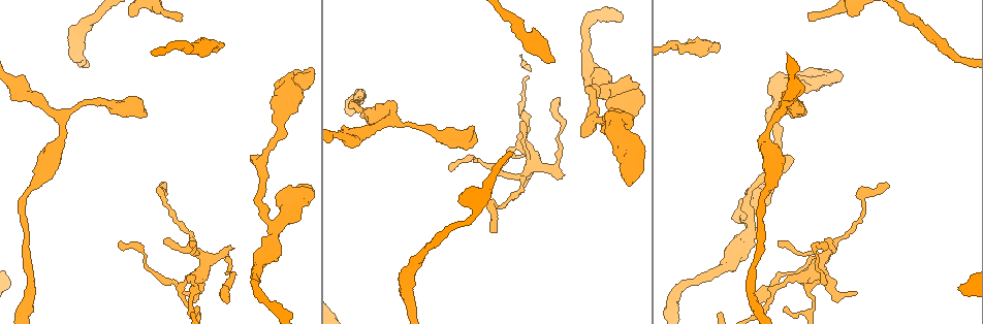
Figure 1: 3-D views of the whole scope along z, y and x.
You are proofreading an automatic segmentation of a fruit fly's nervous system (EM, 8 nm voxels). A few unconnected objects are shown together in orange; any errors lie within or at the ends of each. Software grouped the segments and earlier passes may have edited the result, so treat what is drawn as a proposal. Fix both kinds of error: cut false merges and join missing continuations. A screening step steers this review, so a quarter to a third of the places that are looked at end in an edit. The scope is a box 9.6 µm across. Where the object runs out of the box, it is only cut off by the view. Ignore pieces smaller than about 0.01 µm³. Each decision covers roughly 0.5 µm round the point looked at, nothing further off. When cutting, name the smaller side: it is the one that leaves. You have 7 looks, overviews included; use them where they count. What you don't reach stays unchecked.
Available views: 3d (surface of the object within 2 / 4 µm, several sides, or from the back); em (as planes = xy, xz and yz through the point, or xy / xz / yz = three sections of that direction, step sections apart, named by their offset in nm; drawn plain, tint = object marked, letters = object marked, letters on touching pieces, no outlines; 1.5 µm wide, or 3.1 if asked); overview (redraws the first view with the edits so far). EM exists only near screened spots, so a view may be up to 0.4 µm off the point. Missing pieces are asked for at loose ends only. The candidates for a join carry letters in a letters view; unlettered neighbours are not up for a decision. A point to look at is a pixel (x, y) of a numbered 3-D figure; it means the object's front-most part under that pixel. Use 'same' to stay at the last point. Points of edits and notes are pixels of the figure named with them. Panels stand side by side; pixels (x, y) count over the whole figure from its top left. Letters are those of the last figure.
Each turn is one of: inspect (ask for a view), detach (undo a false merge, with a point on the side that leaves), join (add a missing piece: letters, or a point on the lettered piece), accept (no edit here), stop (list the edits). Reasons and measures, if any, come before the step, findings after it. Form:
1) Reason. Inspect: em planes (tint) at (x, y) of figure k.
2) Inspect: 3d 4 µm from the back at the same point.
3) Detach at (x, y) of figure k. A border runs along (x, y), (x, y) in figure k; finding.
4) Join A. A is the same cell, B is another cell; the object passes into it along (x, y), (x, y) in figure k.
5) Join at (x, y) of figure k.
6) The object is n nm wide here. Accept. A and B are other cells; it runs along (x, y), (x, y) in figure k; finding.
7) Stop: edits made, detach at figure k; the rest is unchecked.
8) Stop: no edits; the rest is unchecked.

Free end. Inspect: em yz step 4 (letters) at (558, 97) of figure 1.

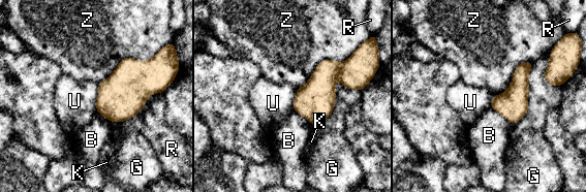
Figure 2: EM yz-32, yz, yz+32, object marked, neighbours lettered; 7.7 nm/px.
Another direction. Inspect: em planes (letters) at the same point.

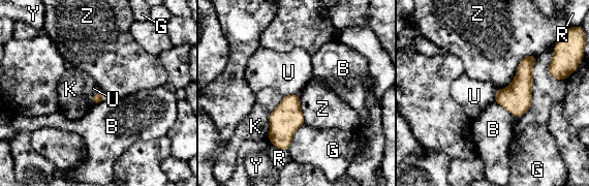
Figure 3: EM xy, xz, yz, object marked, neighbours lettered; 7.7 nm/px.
The longest contact is with G, 500 nm. Accept. B, G, K, R, U, Y and Z are other cells; a border runs along (100, 92), (92, 97), (94, 103) in figure 3; no lettered piece goes on from it.

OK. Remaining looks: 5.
An open end. Inspect: 3d 2 µm from the back at (231, 249) of figure 1.

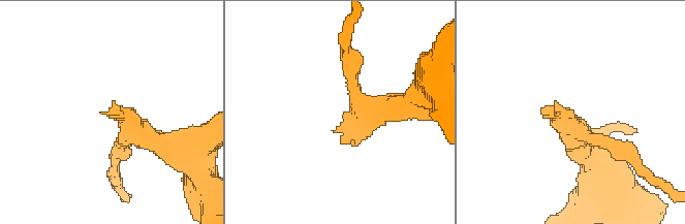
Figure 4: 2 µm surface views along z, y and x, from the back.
Need the tissue. Inspect: em yz step 8 (letters) at (341, 142) of figure 4.

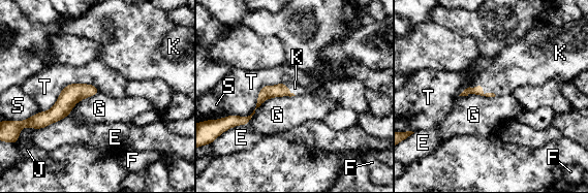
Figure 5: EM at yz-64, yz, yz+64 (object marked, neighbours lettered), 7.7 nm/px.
Cut it another way. Inspect: em planes (letters) at the same point.

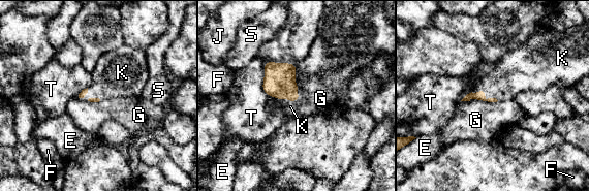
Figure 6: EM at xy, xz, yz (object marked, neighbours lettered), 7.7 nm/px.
The longest contact is with T, 320 nm. Join at (503, 80) of figure 6. K is the same cell, E, F, G, J, S and T are other cells; the object passes into it along (481, 95), (484, 95), (503, 80) in figure 6; it goes on there.

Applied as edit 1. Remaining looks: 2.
Branch stops here. Inspect: 3d 2 µm at (477, 140) of figure 1.

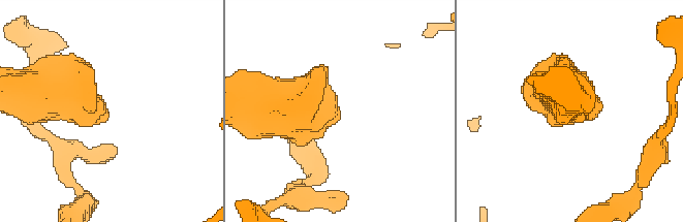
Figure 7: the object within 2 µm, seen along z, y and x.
Inspect: em planes (letters) at (330, 117) of figure 7.

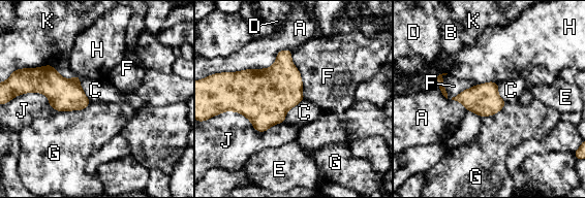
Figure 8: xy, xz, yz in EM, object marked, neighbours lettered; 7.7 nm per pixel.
Accept. A, B, C, D, E, F, G, H, J and K are other cells; a border runs along (304, 99), (287, 111), (282, 122) in figure 8; none of them fits.

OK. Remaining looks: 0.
Stop: edits made, join at figure 6; the rest is unchecked.

